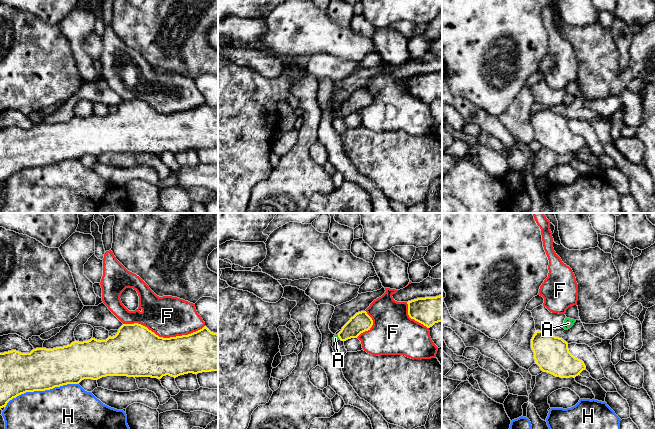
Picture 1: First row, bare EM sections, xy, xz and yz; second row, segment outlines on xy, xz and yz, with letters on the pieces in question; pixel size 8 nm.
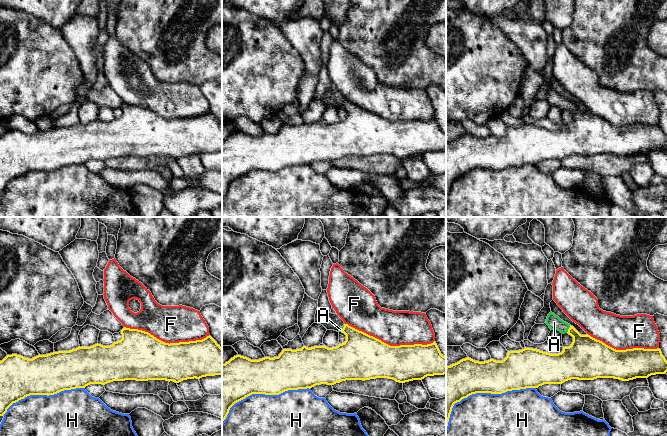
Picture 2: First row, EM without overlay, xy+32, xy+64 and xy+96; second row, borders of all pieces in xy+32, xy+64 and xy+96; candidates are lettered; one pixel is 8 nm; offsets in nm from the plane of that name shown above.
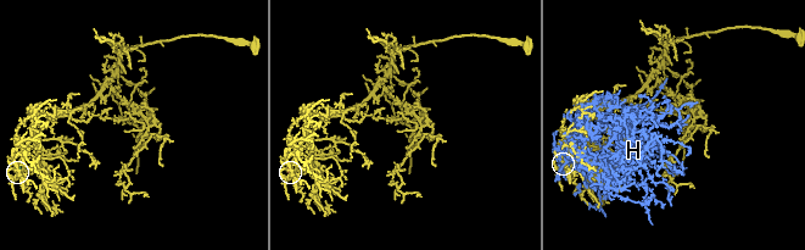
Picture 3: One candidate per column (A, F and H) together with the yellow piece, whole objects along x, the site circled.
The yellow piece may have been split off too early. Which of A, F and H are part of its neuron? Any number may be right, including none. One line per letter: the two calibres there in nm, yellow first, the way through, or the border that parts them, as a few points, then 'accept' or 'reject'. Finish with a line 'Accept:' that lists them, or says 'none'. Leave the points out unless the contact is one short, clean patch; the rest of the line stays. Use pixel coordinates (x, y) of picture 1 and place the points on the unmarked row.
A: 160 nm thick on the yellow side, 50 nm on the other; runs through xz (360, 98), (345, 110), (338, 112), (335, 114); accept
F: 400 nm thick on the yellow side, 320 nm on the other; reject
H: 340 nm thick on the yellow side, 500 nm on the other; reject
Accept: A

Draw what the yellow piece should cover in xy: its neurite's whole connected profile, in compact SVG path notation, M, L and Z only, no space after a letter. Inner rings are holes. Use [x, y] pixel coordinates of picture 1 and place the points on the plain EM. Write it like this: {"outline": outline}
{"outline": "M123 100L115 112L106 116L91 114L53 125L36 124L30 129L16 126L0 129L0 185L26 168L79 160L84 155L106 152L161 155L166 151L176 154L211 147L218 147L218 110L206 102L188 111L163 114L141 100Z"}

